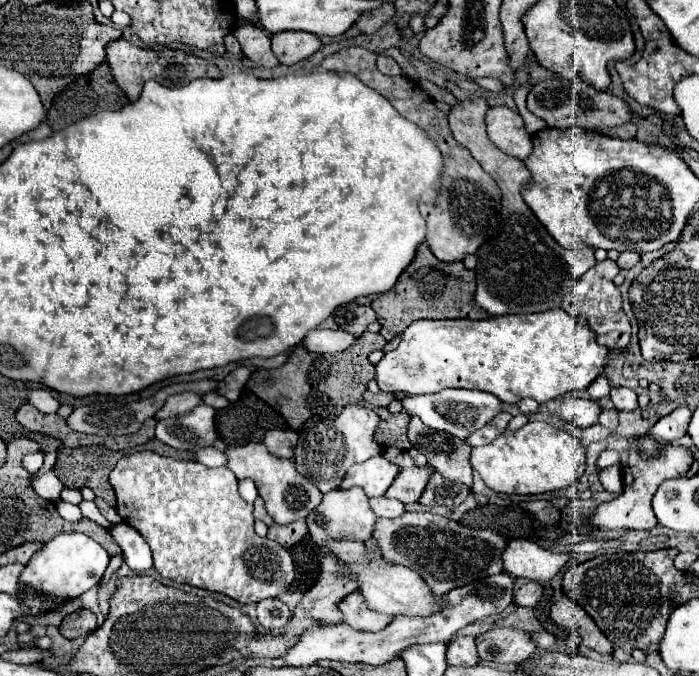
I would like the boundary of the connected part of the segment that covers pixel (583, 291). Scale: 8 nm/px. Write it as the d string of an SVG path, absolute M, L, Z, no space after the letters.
M603 260L597 262L591 270L587 270L577 284L567 292L567 296L563 298L563 310L569 312L571 316L579 318L583 316L591 328L597 334L599 344L607 346L607 348L623 348L629 344L629 336L631 336L631 326L629 326L629 318L625 316L623 308L621 308L621 292L619 288L613 284L613 278L619 274L619 266L613 260Z

